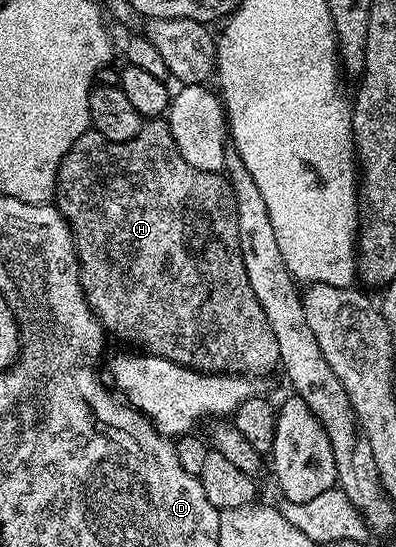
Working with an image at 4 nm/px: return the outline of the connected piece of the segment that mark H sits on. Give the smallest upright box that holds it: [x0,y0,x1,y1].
[55,119,280,378]

